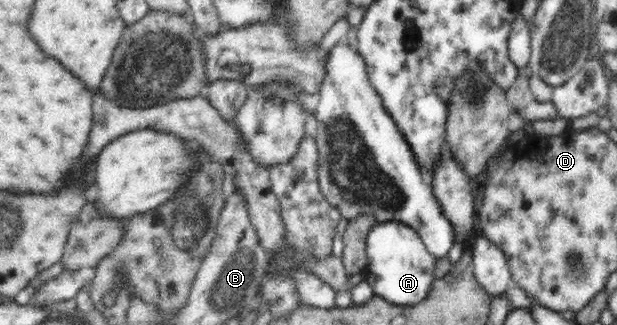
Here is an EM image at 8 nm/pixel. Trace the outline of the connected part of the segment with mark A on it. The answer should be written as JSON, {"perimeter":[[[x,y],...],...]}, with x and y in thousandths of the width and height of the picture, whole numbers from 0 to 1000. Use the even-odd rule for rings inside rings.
{"perimeter":[[[648,680],[613,683],[593,735],[596,809],[583,834],[605,889],[637,948],[676,942],[695,911],[705,862],[705,791],[695,782],[676,714]]]}

